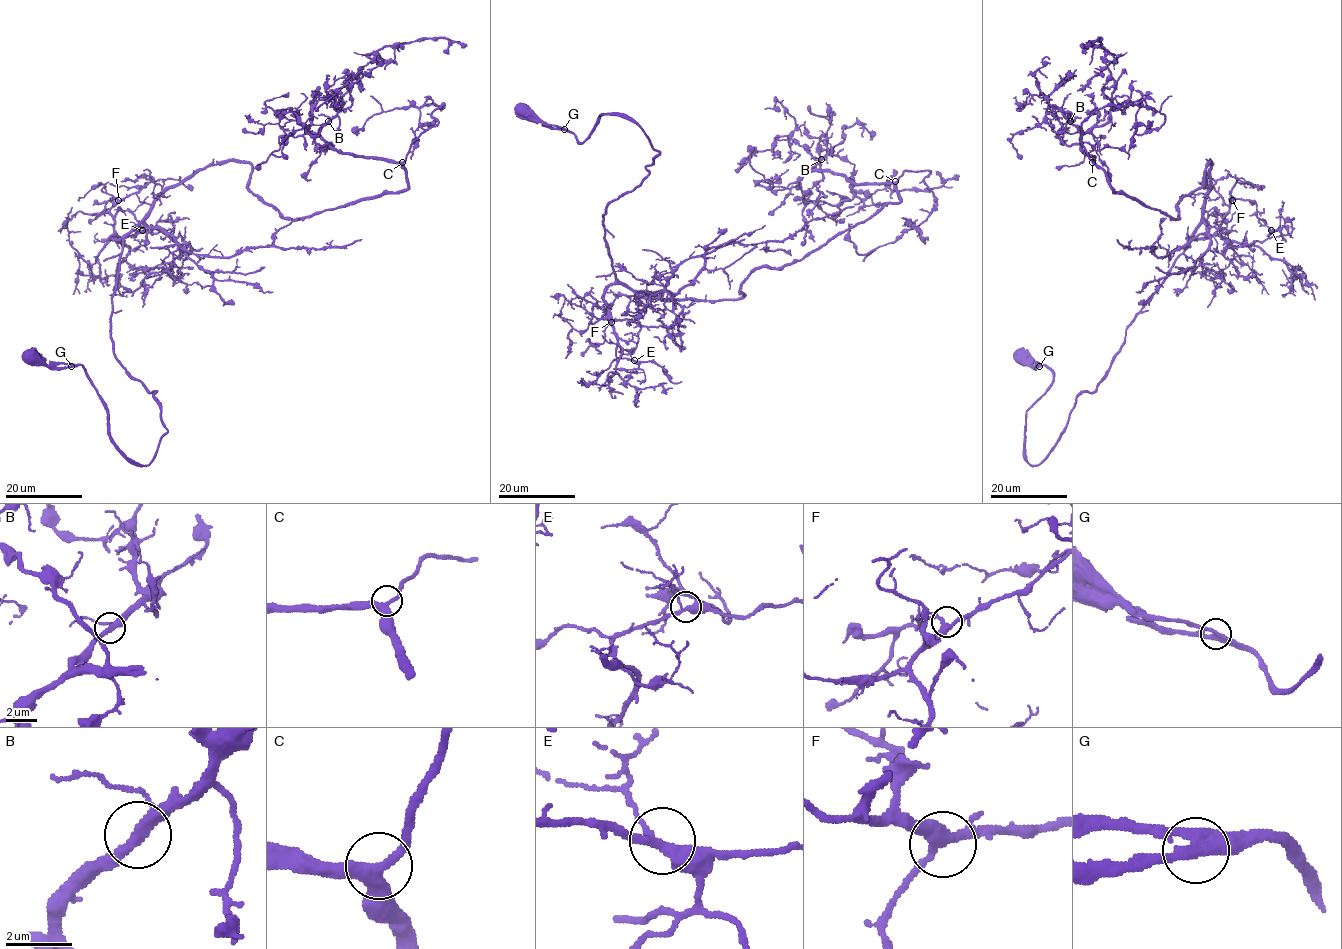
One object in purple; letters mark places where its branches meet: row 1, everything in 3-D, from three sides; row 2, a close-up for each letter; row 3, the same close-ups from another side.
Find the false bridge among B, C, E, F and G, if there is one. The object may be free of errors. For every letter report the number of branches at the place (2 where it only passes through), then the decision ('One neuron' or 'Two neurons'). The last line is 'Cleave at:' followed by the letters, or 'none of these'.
B: Branches: 3. One neuron
C: Branches: 3. One neuron
E: Branches: 3. One neuron
F: Branches: 3. One neuron
G: Branches: 3. One neuron
Cleave at: none of these

